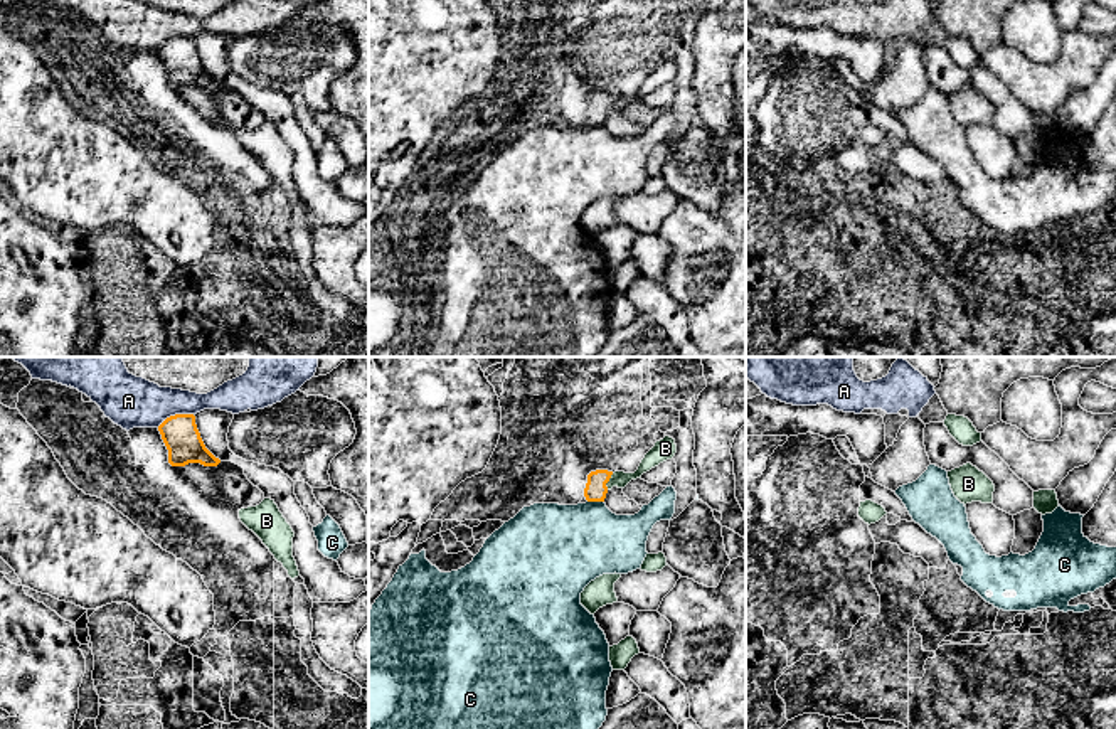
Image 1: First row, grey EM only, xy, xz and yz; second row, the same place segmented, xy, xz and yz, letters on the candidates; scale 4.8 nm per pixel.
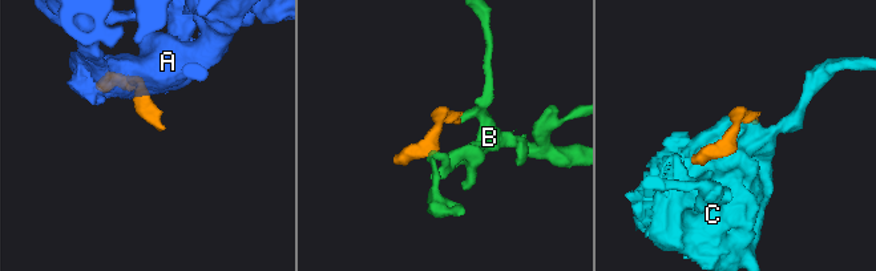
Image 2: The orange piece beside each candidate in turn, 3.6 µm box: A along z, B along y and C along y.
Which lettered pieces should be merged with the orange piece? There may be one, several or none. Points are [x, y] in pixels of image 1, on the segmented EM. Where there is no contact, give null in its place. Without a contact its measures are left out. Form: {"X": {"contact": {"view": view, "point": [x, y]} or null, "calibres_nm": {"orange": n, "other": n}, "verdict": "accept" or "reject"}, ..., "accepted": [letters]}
{"A": {"contact": {"view": "xy", "point": [175, 415]}, "calibres_nm": {"orange": 170, "other": 240}, "verdict": "reject"}, "B": {"contact": {"view": "xz", "point": [608, 480]}, "calibres_nm": {"orange": 100, "other": 80}, "verdict": "accept"}, "C": {"contact": {"view": "xz", "point": [596, 500]}, "calibres_nm": {"orange": 100, "other": 380}, "verdict": "reject"}, "accepted": ["B"]}

